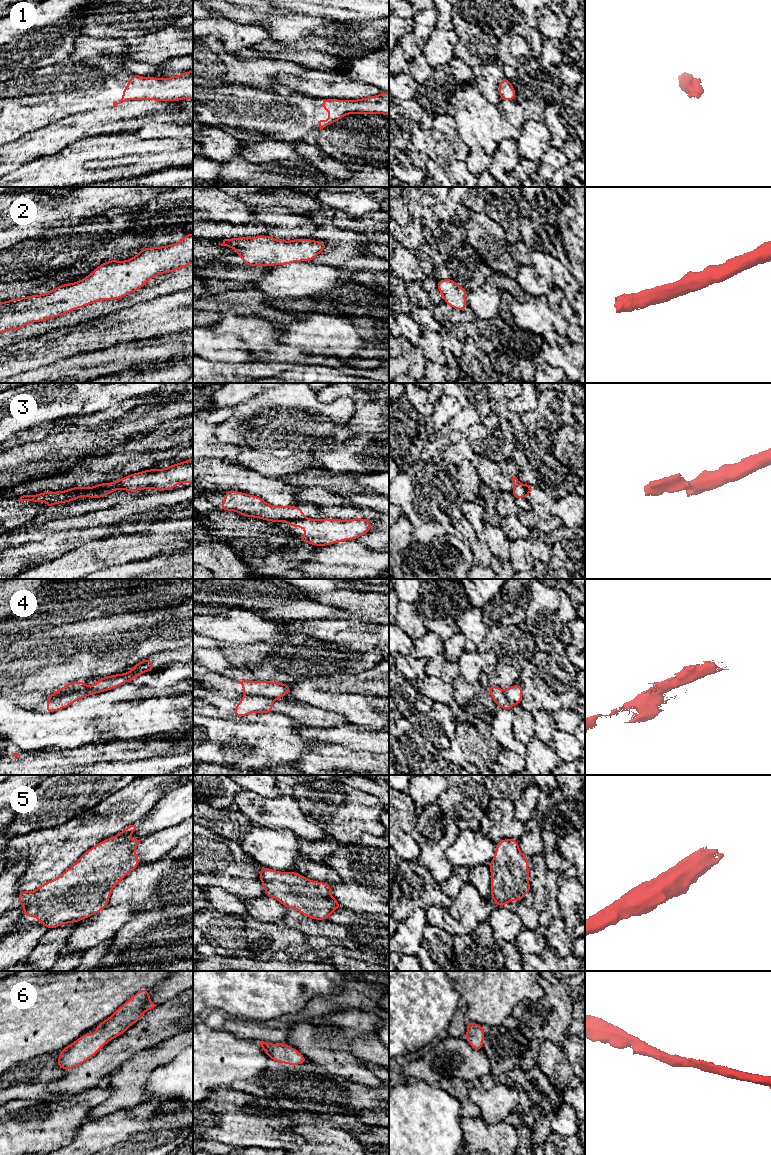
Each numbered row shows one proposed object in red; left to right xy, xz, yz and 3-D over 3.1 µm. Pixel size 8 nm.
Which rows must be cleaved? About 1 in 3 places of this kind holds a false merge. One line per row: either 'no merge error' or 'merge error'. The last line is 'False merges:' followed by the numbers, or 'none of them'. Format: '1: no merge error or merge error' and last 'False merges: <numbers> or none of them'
1: no merge error
2: no merge error
3: merge error
4: merge error
5: no merge error
6: no merge error
False merges: 3, 4

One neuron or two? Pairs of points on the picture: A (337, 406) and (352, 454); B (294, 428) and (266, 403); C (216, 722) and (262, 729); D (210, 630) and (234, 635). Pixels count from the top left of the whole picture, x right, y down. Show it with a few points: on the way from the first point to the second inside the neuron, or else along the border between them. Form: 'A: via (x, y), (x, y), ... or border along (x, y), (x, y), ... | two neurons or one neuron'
A: border along (356, 435), (338, 442), (324, 444) | two neurons
B: via (282, 431), (274, 431), (266, 423), (266, 415) | one neuron
C: via (227, 728), (251, 729) | one neuron
D: via (216, 630), (228, 630) | one neuron

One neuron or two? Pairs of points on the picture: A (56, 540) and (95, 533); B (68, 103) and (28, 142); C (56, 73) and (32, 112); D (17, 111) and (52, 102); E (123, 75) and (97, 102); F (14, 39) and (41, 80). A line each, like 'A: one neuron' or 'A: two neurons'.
A: one neuron
B: two neurons
C: one neuron
D: one neuron
E: one neuron
F: two neurons

